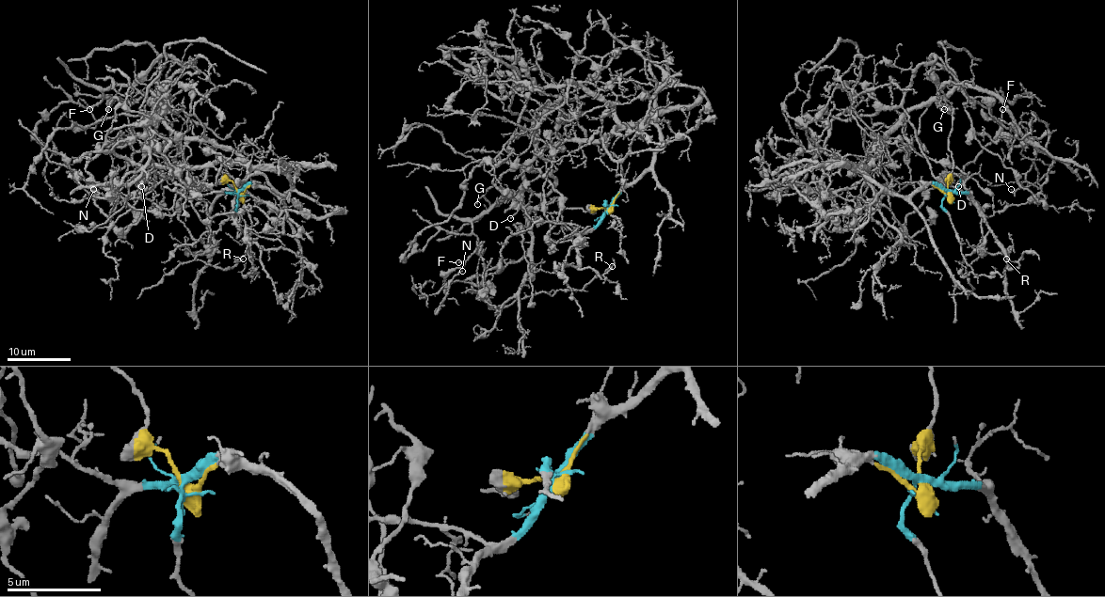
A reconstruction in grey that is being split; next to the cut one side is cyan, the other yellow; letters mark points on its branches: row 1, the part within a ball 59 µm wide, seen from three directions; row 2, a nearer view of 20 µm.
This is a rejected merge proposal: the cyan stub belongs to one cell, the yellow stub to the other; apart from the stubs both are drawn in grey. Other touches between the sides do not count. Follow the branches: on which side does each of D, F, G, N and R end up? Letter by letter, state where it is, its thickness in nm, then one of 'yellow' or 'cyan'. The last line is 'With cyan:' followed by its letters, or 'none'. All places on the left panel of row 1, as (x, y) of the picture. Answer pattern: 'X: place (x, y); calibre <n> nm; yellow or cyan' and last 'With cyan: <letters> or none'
D: place (141, 186); calibre 120 nm; cyan
F: place (89, 109); calibre 140 nm; yellow
G: place (108, 109); calibre 130 nm; yellow
N: place (93, 189); calibre 80 nm; yellow
R: place (243, 259); calibre 110 nm; cyan
With cyan: D, R

